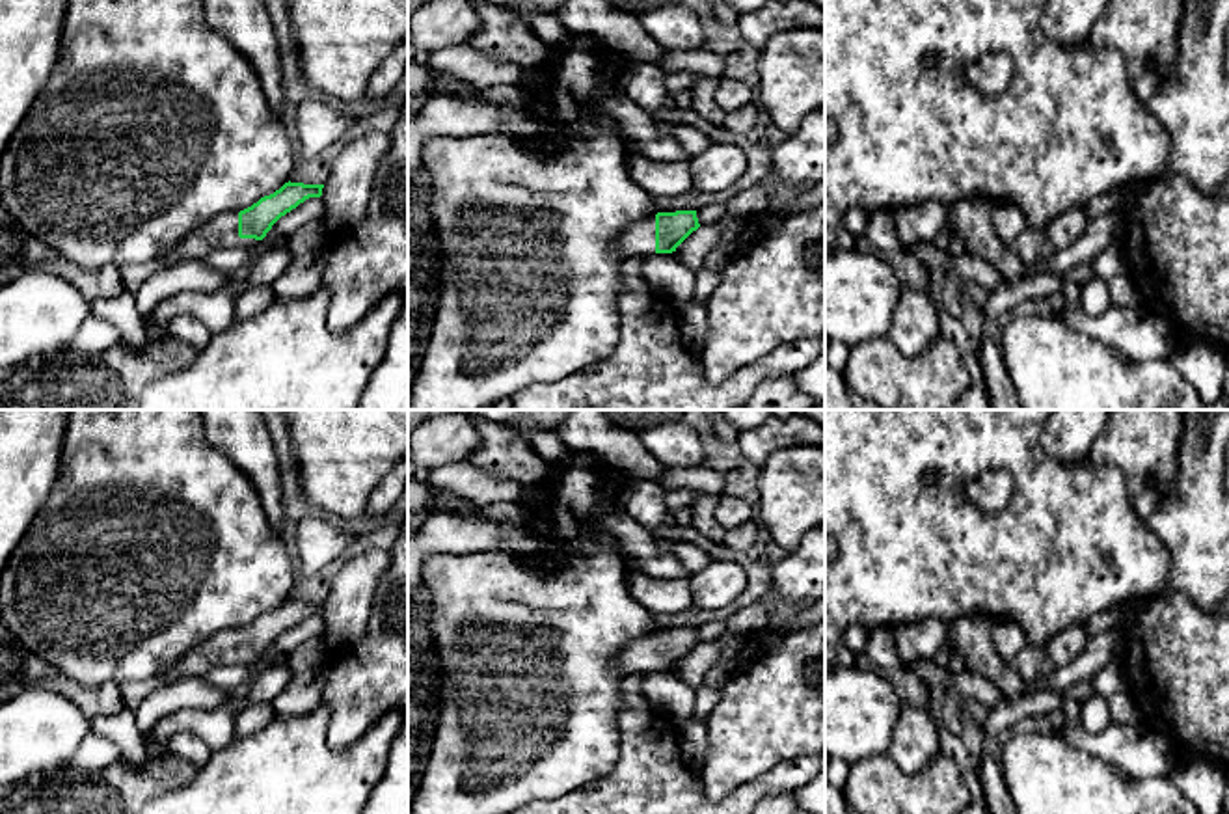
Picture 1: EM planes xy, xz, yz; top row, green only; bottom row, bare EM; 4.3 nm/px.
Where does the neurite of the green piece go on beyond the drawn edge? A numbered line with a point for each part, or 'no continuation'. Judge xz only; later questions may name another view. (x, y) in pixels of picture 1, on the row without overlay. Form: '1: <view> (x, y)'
1: xz (637, 658)

